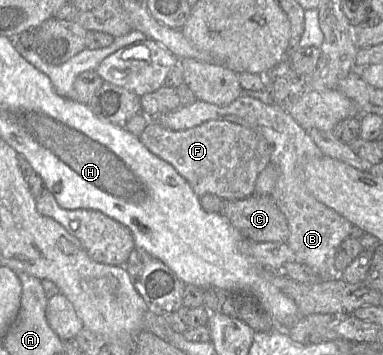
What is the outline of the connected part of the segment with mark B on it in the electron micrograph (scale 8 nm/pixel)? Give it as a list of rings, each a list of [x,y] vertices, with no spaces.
[[[241,94],[236,100],[225,106],[218,106],[197,100],[191,105],[180,107],[171,112],[149,119],[155,119],[165,128],[174,131],[190,129],[209,120],[224,120],[246,126],[261,133],[271,146],[271,165],[273,165],[278,172],[276,183],[270,195],[288,222],[289,237],[285,243],[287,243],[295,253],[296,261],[311,267],[322,278],[335,277],[334,260],[336,250],[341,242],[350,236],[353,224],[336,211],[319,202],[307,189],[305,184],[305,167],[308,162],[319,159],[324,154],[311,139],[308,132],[297,123],[285,108],[277,104],[267,104],[257,98]]]

